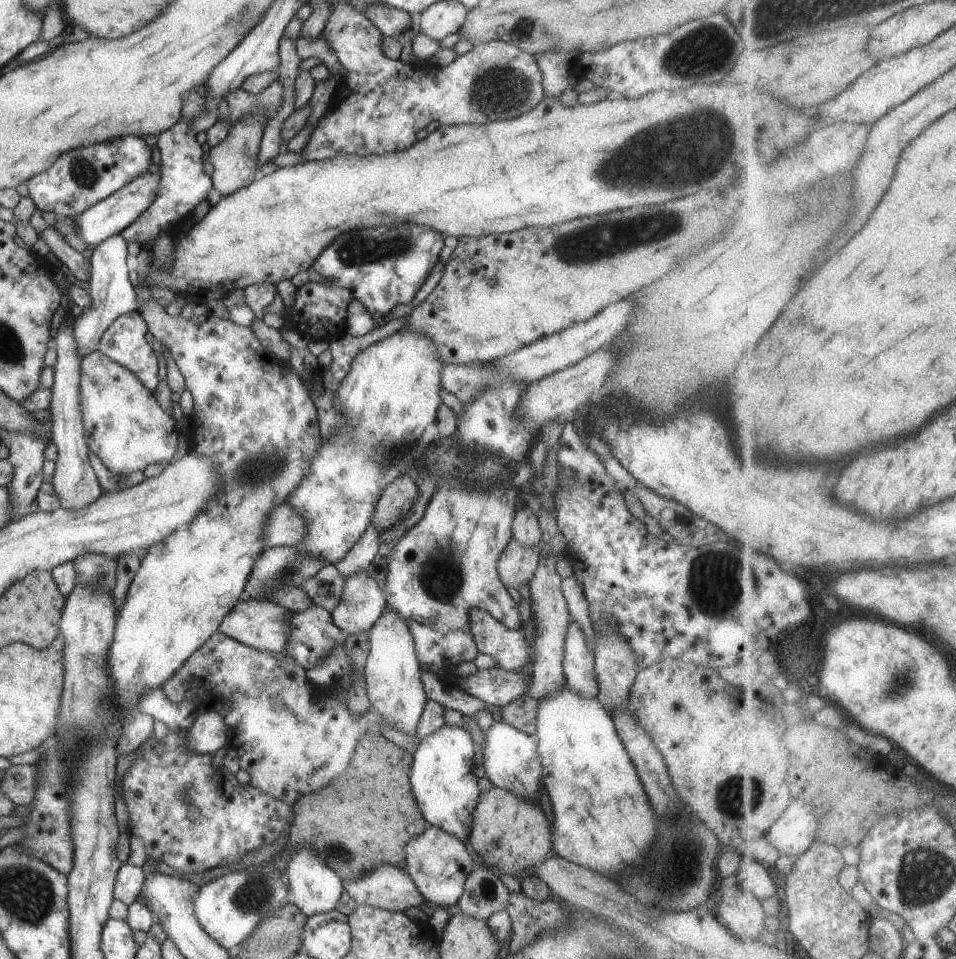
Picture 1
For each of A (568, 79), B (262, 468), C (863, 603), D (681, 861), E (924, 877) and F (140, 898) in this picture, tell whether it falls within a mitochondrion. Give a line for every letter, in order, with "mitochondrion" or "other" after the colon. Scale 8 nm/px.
A: other
B: mitochondrion
C: other
D: mitochondrion
E: mitochondrion
F: other

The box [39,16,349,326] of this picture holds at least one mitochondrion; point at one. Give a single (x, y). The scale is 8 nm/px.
(81, 170)

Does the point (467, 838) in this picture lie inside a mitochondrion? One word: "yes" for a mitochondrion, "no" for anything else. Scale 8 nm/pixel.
no

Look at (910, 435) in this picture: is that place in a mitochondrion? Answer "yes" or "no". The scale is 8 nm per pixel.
no

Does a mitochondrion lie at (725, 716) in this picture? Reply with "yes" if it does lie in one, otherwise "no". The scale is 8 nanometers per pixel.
no

